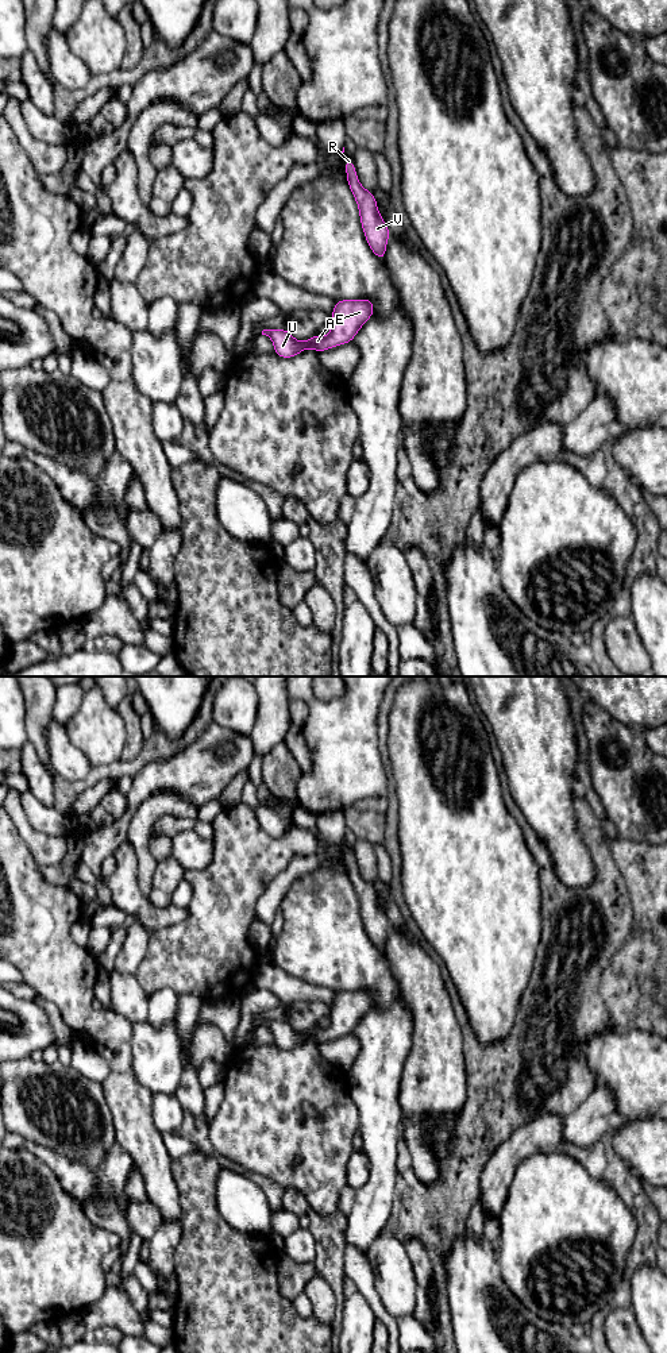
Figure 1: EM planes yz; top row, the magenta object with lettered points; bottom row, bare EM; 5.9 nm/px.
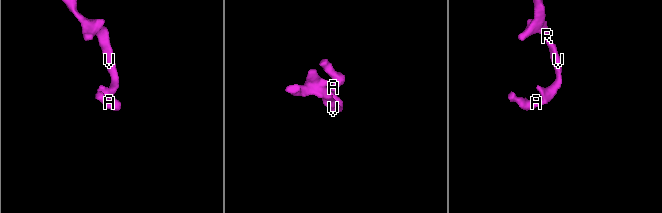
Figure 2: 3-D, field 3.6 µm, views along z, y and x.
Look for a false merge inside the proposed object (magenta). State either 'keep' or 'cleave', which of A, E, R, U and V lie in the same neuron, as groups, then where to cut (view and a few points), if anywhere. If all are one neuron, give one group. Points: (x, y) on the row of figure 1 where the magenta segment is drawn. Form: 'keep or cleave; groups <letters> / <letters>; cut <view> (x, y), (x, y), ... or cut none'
keep; groups A E R U V; cut none

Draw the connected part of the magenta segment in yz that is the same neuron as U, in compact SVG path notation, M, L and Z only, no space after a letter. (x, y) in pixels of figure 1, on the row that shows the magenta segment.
M366 298L335 302L331 316L331 334L328 336L315 335L309 340L298 342L288 329L263 329L262 335L273 340L274 354L281 358L293 358L306 348L323 352L334 346L350 343L361 327L373 316L373 301Z

